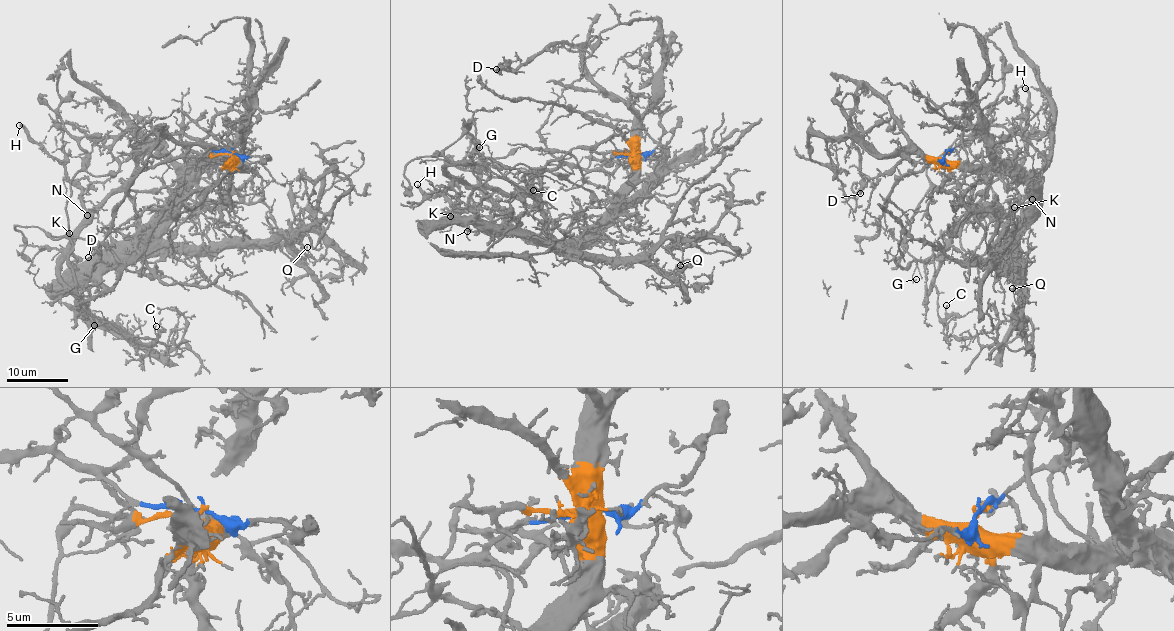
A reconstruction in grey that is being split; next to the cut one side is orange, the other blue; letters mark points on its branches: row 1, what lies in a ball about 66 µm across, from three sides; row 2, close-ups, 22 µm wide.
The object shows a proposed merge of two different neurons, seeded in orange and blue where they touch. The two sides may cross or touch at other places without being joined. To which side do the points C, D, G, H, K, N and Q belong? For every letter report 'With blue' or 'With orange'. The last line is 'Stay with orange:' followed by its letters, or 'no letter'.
C: With blue
D: With orange
G: With blue
H: With blue
K: With orange
N: With orange
Q: With orange
Stay with orange: D, K, N, Q

